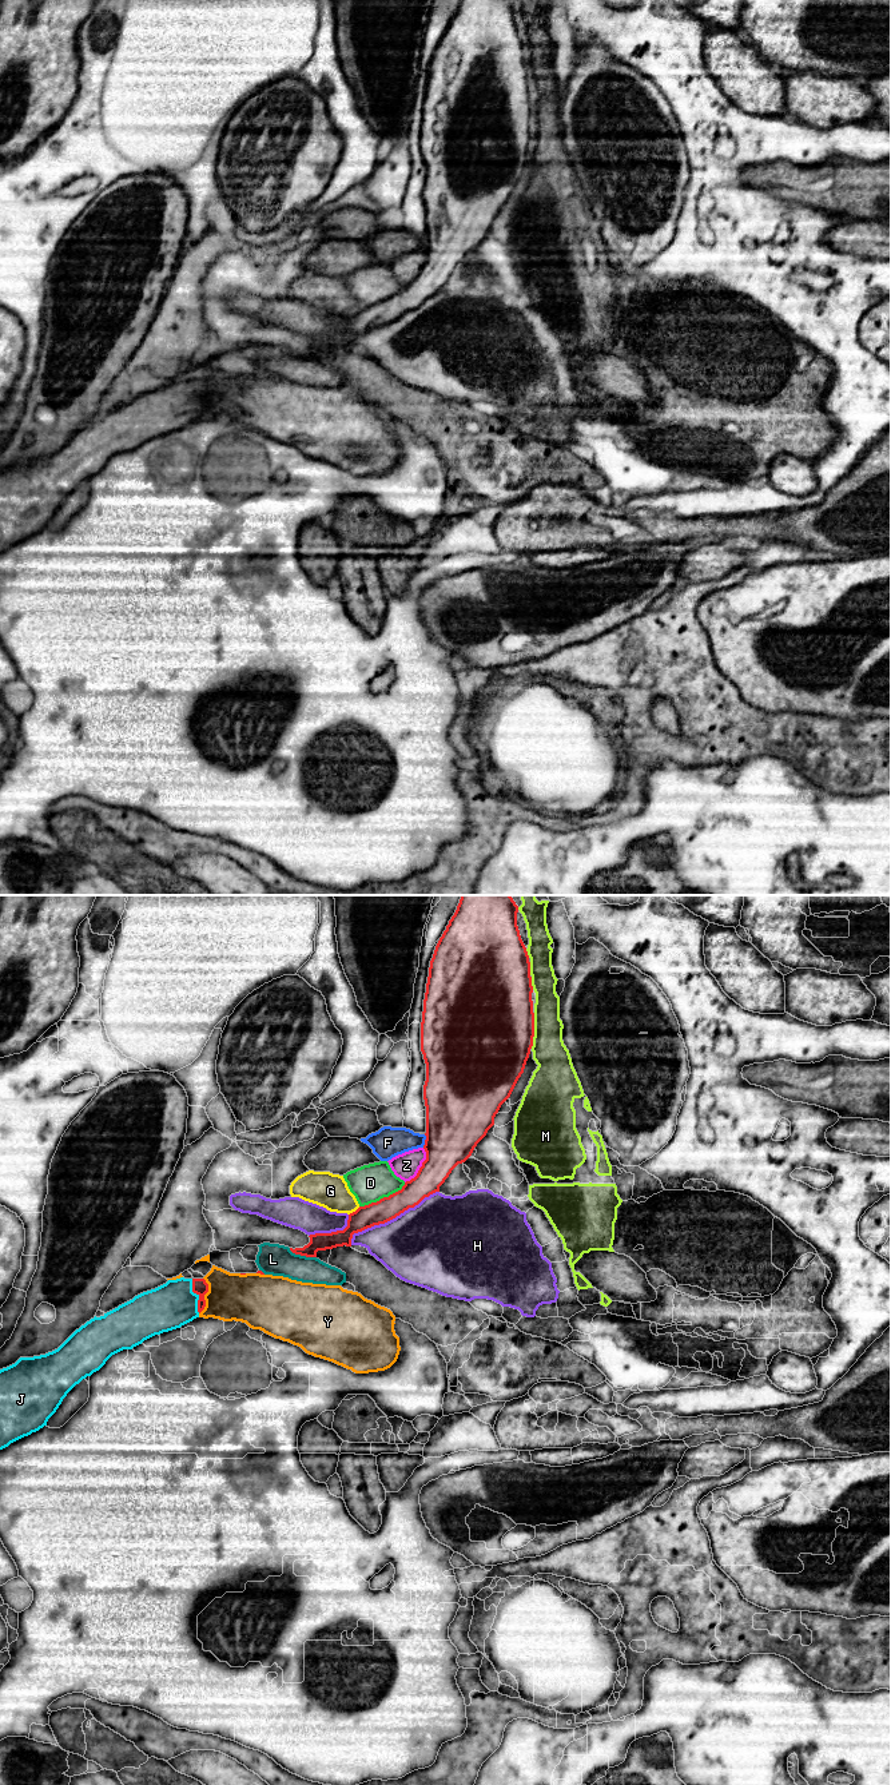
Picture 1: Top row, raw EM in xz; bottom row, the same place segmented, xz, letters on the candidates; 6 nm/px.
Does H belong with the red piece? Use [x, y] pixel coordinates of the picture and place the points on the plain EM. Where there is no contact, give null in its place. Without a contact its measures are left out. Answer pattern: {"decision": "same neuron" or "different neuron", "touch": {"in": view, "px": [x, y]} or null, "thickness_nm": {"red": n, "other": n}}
{"decision": "different neuron", "touch": {"in": "xz", "px": [390, 321]}, "thickness_nm": {"red": 150, "other": 460}}

